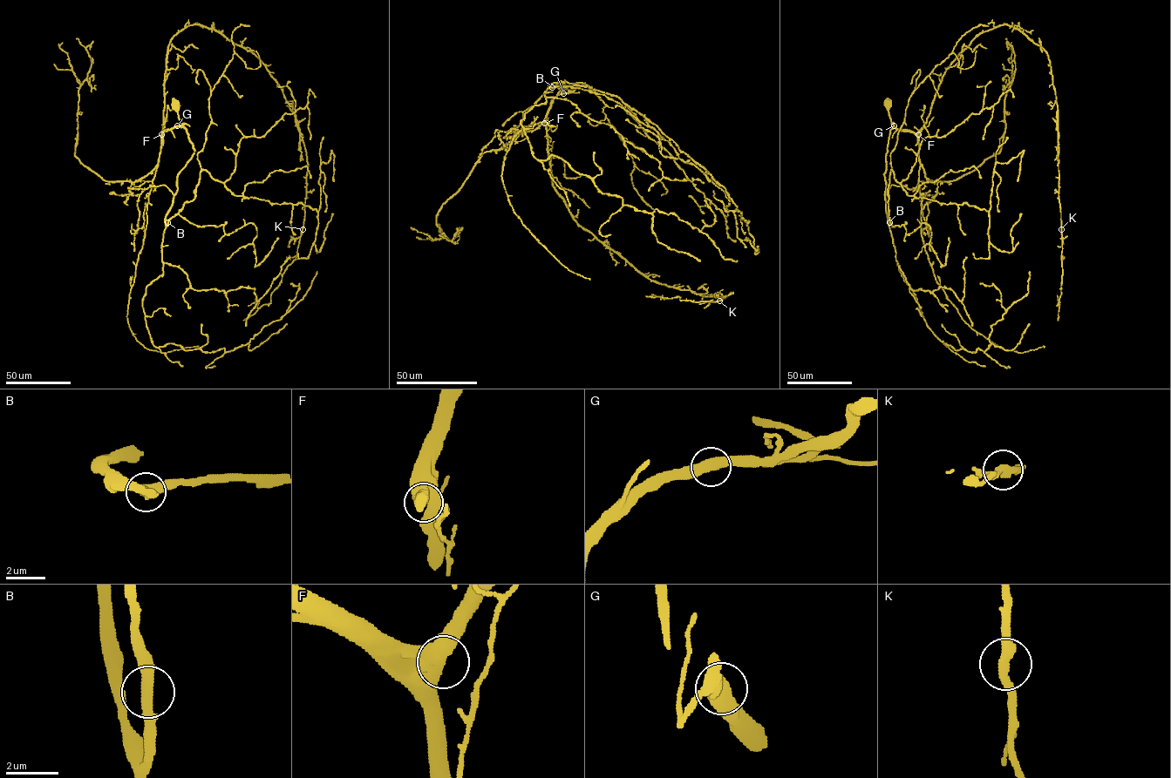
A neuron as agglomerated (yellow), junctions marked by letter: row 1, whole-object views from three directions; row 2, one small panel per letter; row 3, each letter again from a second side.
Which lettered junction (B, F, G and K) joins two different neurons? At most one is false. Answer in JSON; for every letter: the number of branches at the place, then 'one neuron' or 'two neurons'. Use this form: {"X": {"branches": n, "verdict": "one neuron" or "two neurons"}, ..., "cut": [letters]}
{"B": {"branches": 2, "verdict": "one neuron"}, "F": {"branches": 2, "verdict": "one neuron"}, "G": {"branches": 2, "verdict": "one neuron"}, "K": {"branches": 2, "verdict": "one neuron"}, "cut": []}

